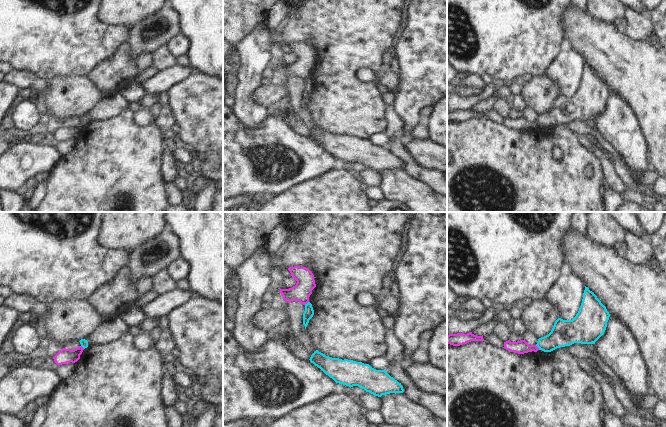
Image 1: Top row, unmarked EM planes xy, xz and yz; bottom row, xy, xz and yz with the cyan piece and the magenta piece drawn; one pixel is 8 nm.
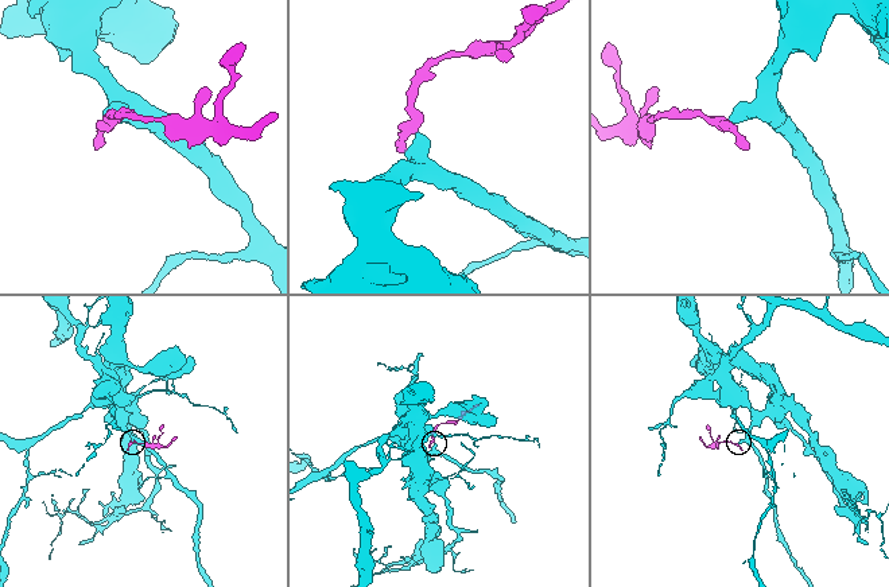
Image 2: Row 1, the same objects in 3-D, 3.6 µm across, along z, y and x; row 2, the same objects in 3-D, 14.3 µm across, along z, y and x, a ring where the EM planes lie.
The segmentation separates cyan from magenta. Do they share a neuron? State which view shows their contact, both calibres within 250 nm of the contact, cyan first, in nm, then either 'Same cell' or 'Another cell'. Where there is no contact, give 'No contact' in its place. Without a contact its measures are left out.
Touches cyan in yz. Thickness 200 nm (cyan) against 110 nm. Another cell.

